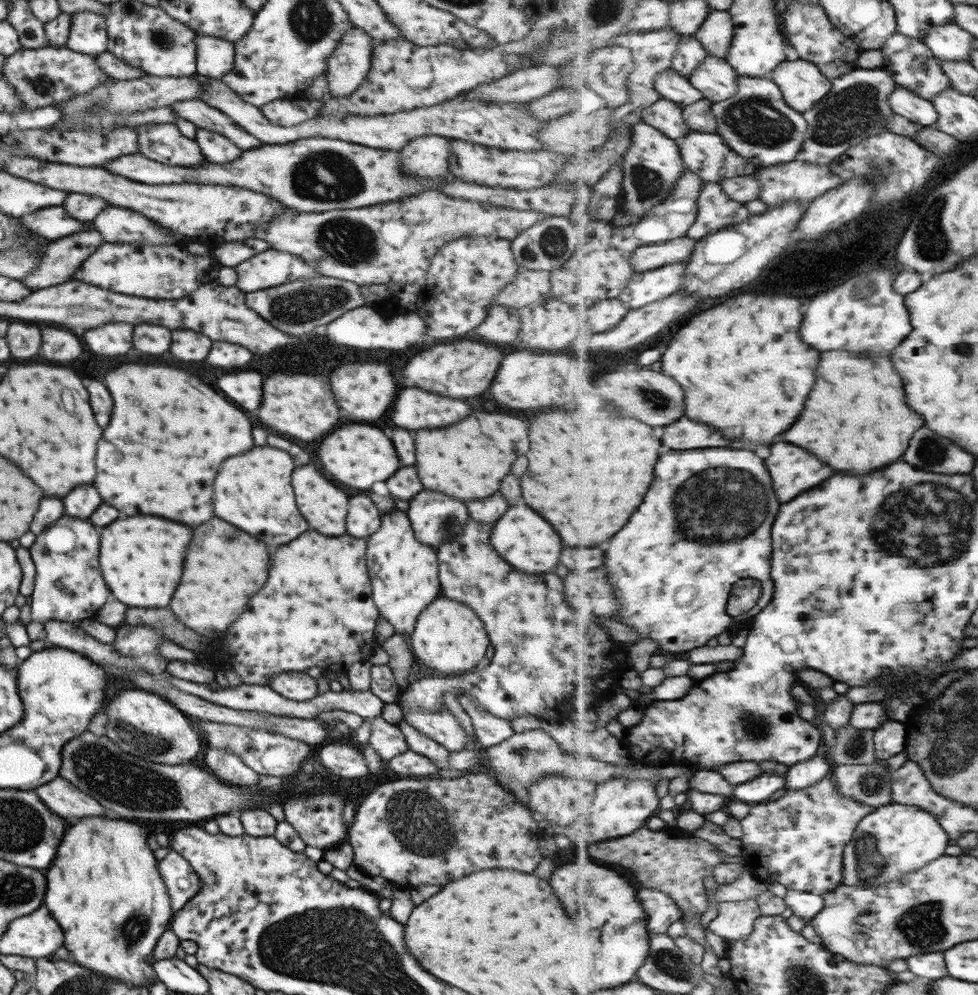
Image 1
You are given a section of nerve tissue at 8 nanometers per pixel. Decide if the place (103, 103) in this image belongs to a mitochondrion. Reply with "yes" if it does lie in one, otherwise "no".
yes

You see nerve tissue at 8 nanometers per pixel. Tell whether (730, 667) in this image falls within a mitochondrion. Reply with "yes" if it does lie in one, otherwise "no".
no

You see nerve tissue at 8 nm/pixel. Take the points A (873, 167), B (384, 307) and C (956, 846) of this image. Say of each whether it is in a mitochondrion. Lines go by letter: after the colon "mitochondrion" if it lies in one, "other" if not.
A: mitochondrion
B: other
C: other

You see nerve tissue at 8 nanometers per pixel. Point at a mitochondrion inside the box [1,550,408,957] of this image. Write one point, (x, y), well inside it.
(104, 771)

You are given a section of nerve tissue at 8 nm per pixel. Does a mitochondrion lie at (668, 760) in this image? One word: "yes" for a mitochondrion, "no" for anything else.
no

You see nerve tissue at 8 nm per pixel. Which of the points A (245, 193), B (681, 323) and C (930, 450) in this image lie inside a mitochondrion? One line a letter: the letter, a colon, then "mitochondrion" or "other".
A: other
B: other
C: mitochondrion

